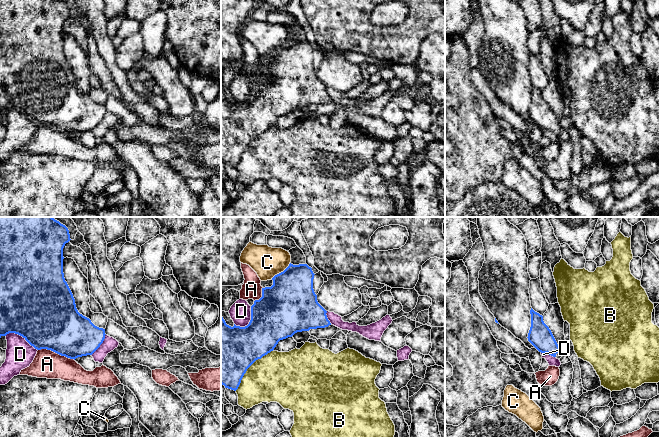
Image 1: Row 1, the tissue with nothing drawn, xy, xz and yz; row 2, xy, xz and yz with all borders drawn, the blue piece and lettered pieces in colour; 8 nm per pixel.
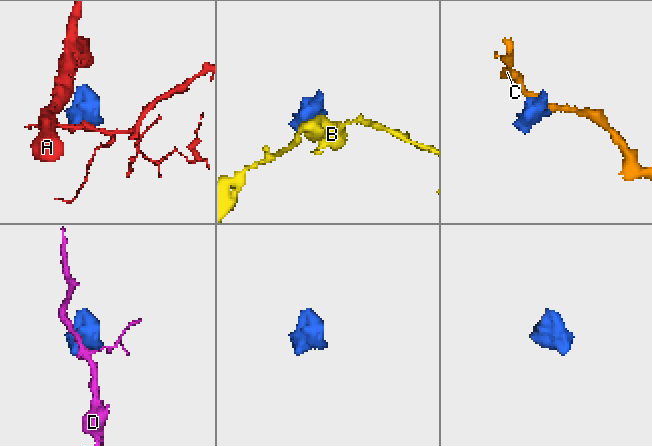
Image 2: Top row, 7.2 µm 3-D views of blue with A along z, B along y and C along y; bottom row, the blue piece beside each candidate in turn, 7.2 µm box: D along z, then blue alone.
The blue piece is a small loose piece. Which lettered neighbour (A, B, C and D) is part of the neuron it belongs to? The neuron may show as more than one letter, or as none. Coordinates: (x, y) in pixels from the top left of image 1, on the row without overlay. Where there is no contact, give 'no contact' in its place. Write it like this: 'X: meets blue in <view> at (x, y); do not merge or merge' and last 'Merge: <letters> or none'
A: meets blue in xy at (53, 127); do not merge
B: meets blue in xz at (249, 142); do not merge
C: meets blue in xz at (281, 48); do not merge
D: meets blue in xy at (21, 111); do not merge
Merge: none

